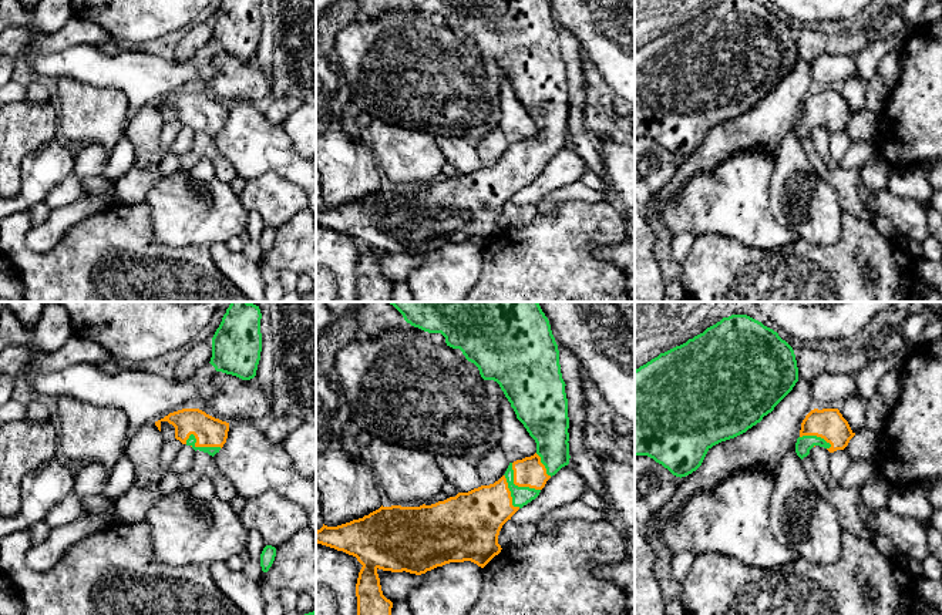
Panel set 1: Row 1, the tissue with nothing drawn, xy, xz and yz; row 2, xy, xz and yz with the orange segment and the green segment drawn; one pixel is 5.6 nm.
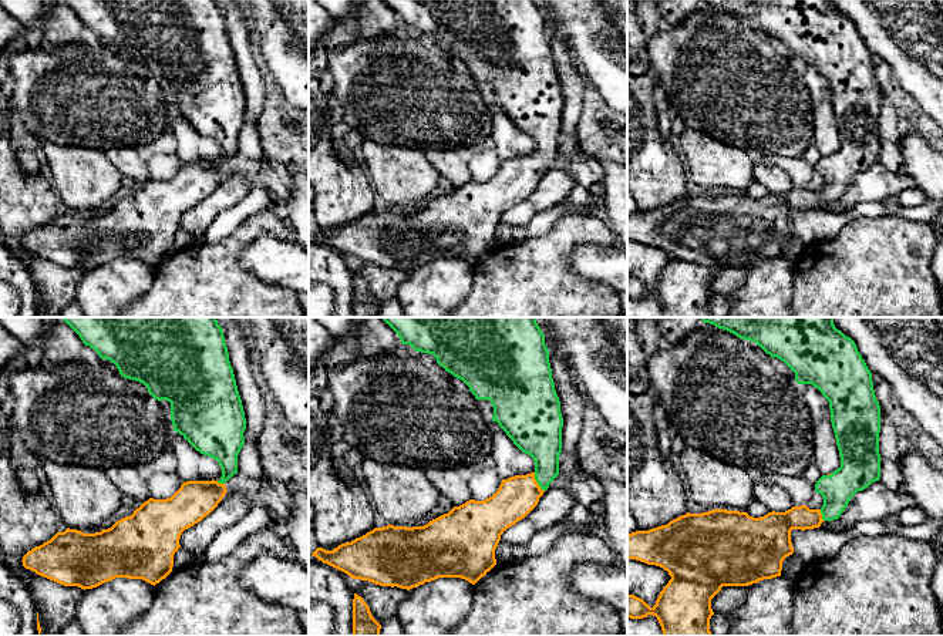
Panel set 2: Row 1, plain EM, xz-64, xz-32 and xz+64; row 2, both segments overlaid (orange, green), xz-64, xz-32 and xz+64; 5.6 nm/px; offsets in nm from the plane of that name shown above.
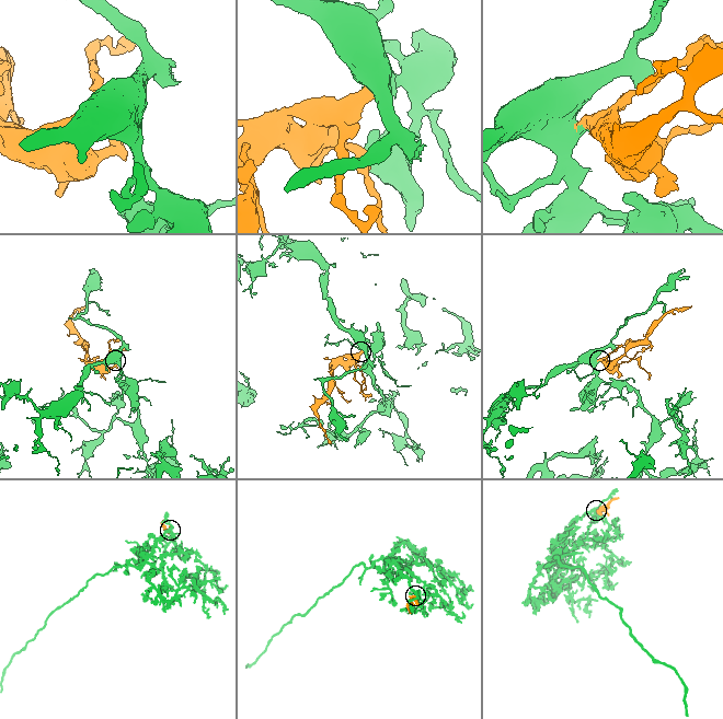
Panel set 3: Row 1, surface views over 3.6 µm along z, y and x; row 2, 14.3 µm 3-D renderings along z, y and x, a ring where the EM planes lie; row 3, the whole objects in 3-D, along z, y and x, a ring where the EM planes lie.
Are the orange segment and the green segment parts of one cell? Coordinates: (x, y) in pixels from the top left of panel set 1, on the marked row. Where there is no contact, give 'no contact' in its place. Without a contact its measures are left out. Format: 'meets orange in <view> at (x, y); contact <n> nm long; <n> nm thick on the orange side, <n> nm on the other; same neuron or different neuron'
meets orange in xy at (199, 446); contact 220 nm long; 170 nm thick on the orange side, 50 nm on the other; same neuron

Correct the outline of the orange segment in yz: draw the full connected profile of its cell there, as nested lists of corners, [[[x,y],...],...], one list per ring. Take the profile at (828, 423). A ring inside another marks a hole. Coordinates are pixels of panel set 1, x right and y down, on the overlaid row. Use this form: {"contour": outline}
{"contour": [[[814,409],[801,423],[795,453],[803,460],[814,446],[824,447],[830,453],[844,450],[854,436],[838,409]]]}

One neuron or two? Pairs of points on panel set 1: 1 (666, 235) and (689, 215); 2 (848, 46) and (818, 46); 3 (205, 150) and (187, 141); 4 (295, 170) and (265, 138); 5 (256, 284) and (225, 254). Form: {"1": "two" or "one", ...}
{"1": "two", "2": "one", "3": "two", "4": "one", "5": "one"}

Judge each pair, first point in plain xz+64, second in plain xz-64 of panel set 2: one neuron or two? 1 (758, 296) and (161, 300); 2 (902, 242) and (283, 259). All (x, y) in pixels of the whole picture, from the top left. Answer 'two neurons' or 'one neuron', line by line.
1: two neurons
2: two neurons

